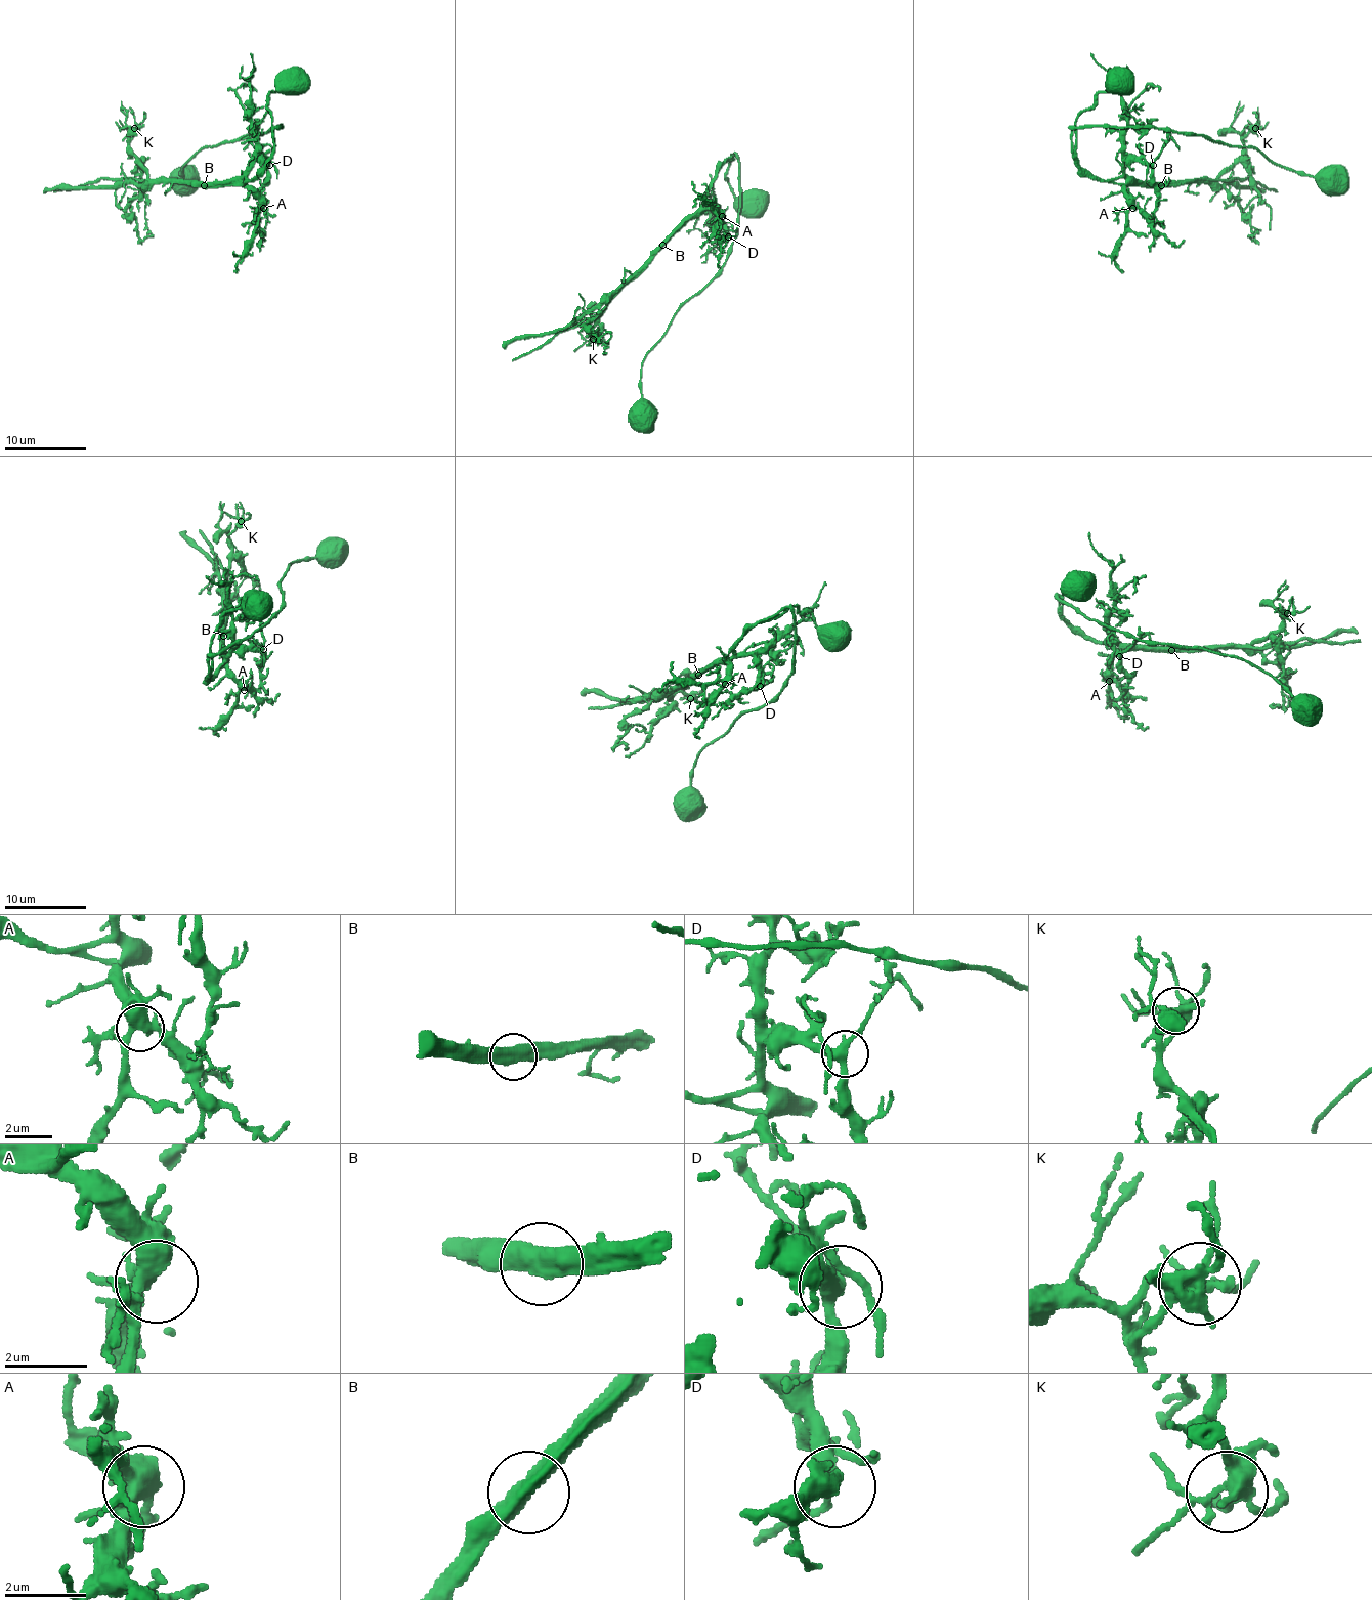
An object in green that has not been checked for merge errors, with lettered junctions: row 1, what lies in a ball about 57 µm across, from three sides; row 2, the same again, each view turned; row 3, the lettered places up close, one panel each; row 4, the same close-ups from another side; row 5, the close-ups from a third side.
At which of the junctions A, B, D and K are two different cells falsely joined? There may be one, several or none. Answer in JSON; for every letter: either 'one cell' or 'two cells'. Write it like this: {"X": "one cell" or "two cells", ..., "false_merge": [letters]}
{"A": "one cell", "B": "two cells", "D": "one cell", "K": "one cell", "false_merge": ["B"]}

